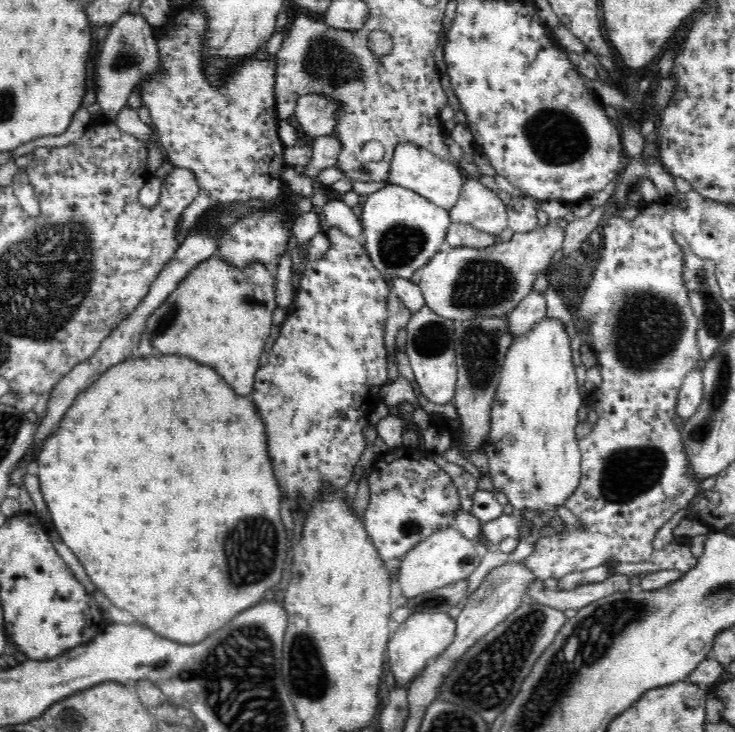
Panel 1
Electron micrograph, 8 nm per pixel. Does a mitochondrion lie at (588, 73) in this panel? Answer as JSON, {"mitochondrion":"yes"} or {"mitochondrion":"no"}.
{"mitochondrion":"no"}

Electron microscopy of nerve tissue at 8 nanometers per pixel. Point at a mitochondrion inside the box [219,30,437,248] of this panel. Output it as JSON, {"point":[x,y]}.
{"point":[323,61]}

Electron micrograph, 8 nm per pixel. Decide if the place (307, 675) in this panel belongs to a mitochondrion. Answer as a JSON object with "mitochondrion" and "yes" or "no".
{"mitochondrion":"yes"}

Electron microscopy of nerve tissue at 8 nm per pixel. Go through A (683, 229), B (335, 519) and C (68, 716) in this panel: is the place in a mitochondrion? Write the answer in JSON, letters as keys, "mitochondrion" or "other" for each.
{"A":"other","B":"other","C":"mitochondrion"}

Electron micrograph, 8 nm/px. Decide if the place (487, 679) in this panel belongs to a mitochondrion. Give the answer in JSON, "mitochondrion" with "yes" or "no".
{"mitochondrion":"yes"}

